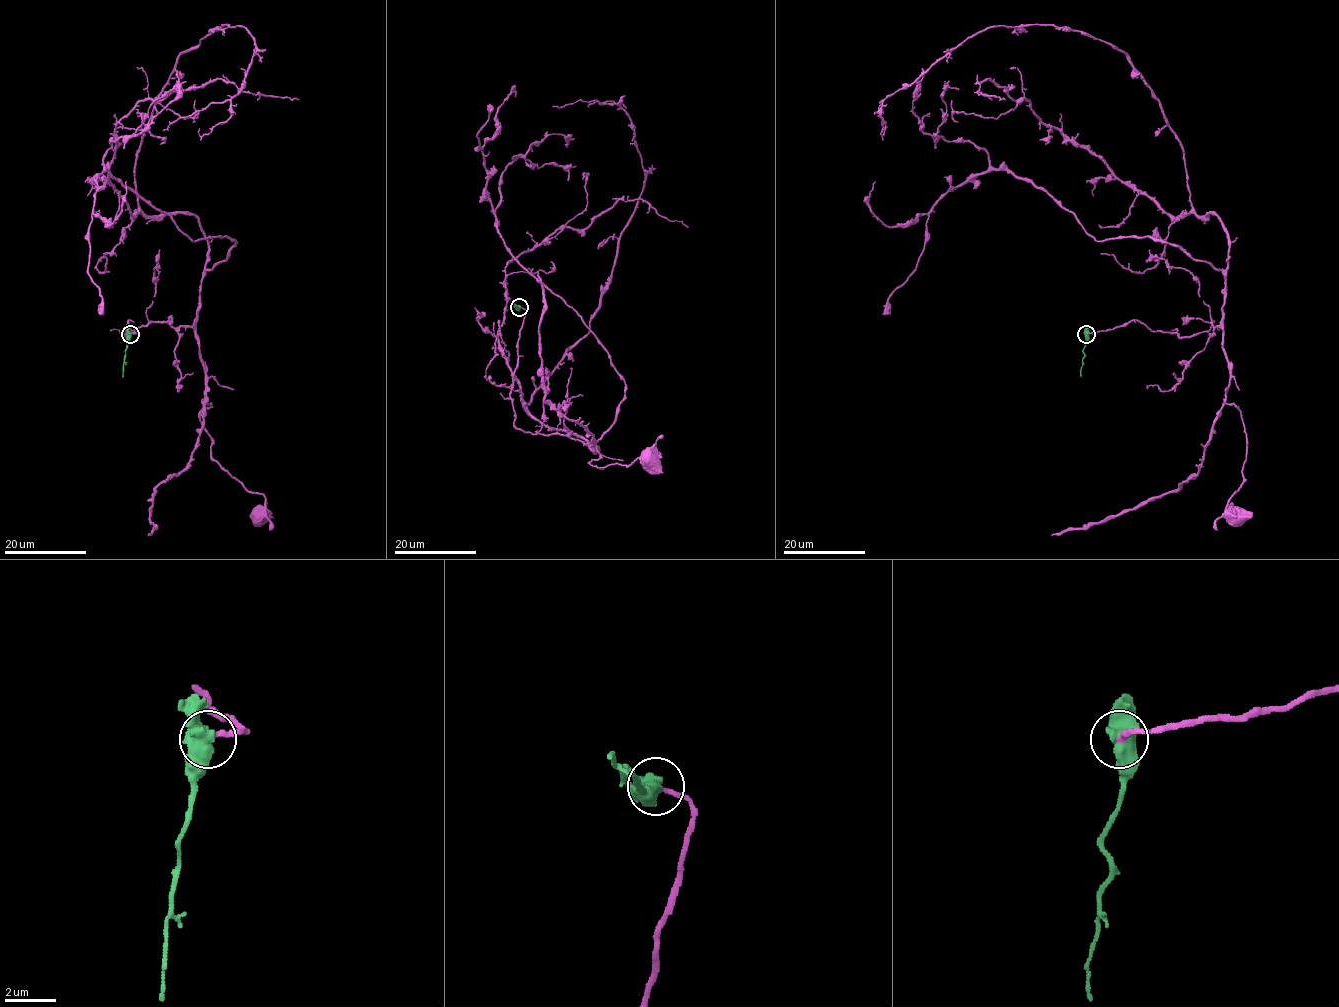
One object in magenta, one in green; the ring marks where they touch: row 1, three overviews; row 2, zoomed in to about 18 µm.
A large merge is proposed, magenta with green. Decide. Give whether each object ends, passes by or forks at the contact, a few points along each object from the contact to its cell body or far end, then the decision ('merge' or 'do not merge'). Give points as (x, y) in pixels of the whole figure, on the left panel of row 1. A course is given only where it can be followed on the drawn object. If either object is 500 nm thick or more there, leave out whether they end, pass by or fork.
course magenta (130, 334), (129, 320), (122, 337), (152, 321), (195, 330), (211, 456), (264, 496), (261, 516); course green (130, 334), (122, 376); merge

